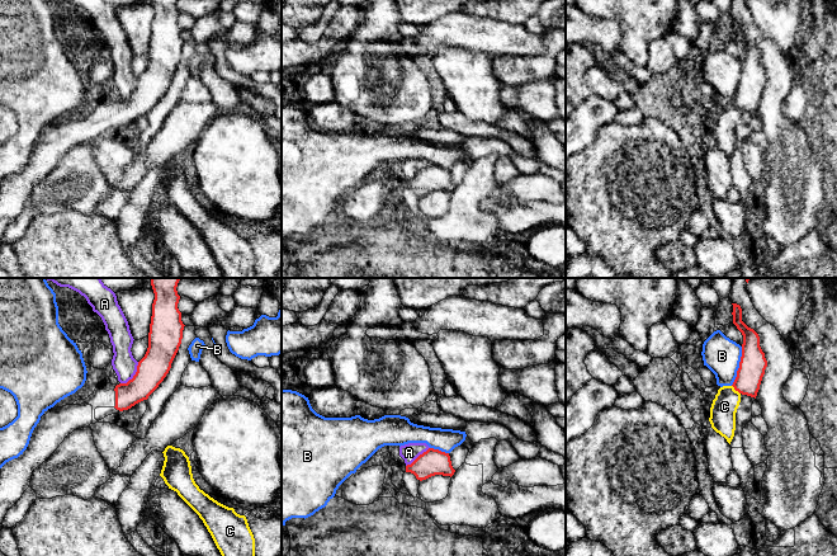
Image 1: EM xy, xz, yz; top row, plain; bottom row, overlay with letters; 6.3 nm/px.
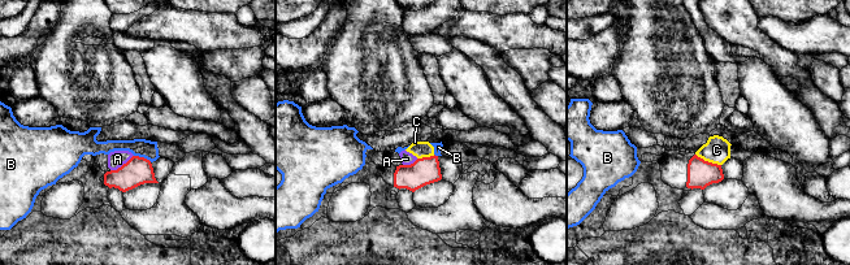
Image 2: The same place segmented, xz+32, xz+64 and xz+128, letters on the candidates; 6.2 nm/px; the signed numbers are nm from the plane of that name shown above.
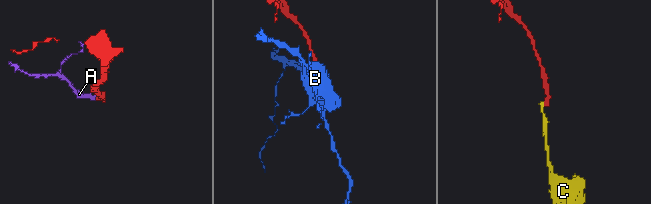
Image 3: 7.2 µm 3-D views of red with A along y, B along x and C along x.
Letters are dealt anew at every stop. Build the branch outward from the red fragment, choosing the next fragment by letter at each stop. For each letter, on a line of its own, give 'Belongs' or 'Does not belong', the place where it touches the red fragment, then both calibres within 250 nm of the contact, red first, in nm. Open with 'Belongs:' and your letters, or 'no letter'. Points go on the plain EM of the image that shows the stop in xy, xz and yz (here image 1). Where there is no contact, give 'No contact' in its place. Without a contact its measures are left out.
Belongs: no letter
A: Does not belong. Touches red at xy (133, 92). Thickness 190 nm (red) against 150 nm
B: Does not belong. Touches red at yz (739, 81). Thickness 170 nm (red) against 240 nm
C: Does not belong. Touches red at yz (736, 105). Thickness 170 nm (red) against 160 nm

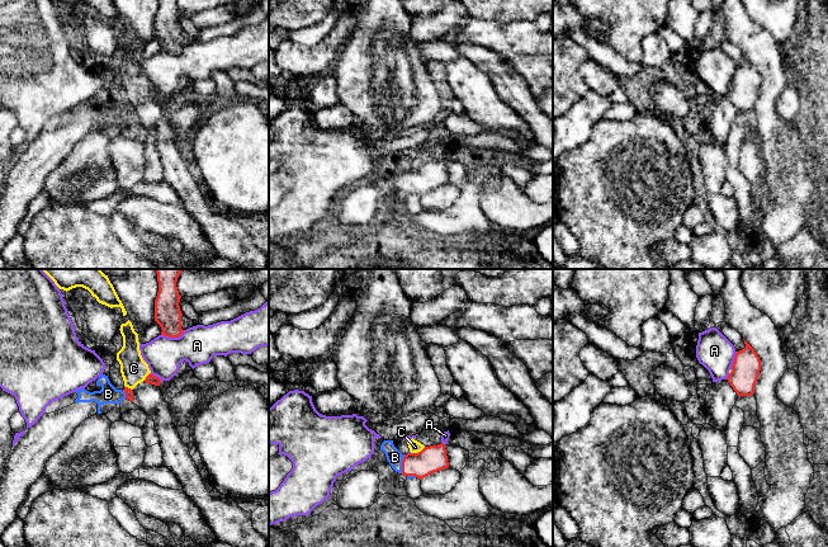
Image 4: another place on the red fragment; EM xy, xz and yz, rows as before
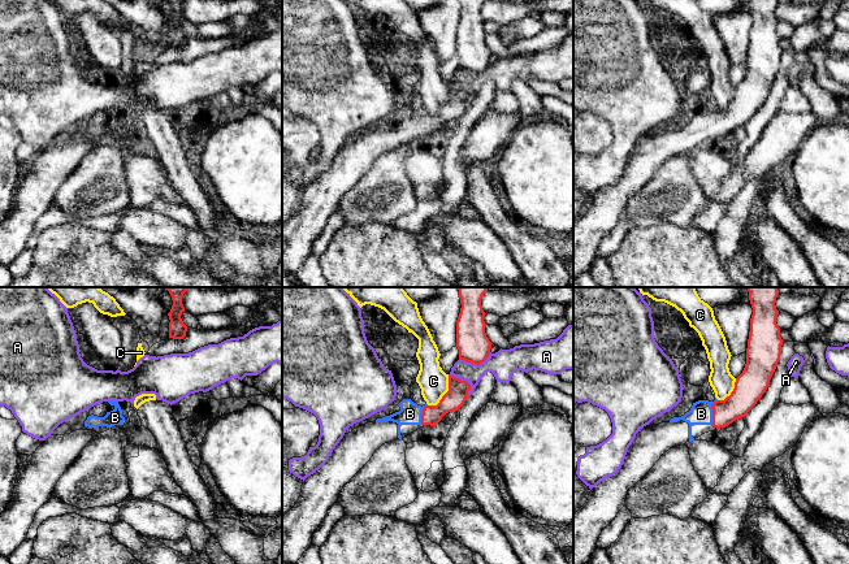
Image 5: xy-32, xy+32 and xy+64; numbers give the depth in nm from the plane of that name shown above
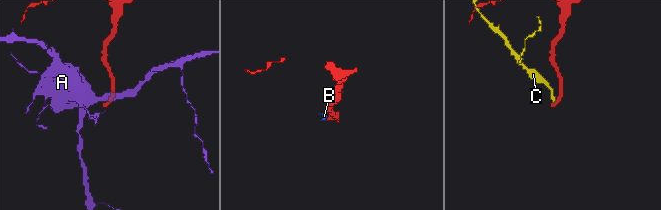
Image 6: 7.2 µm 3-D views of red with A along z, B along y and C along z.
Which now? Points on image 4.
Belongs: B
A: Does not belong. Touches red at xy (173, 52). Thickness 170 nm (red) against 240 nm
B: Belongs. Touches red at xz (402, 179). Thickness 170 nm (red) against 100 nm
C: Does not belong. Touches red at xz (419, 168). Thickness 170 nm (red) against 80 nm

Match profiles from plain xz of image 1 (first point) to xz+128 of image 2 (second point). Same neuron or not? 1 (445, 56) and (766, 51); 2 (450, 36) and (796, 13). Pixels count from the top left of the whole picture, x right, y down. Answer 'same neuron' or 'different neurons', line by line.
1: different neurons
2: different neurons

